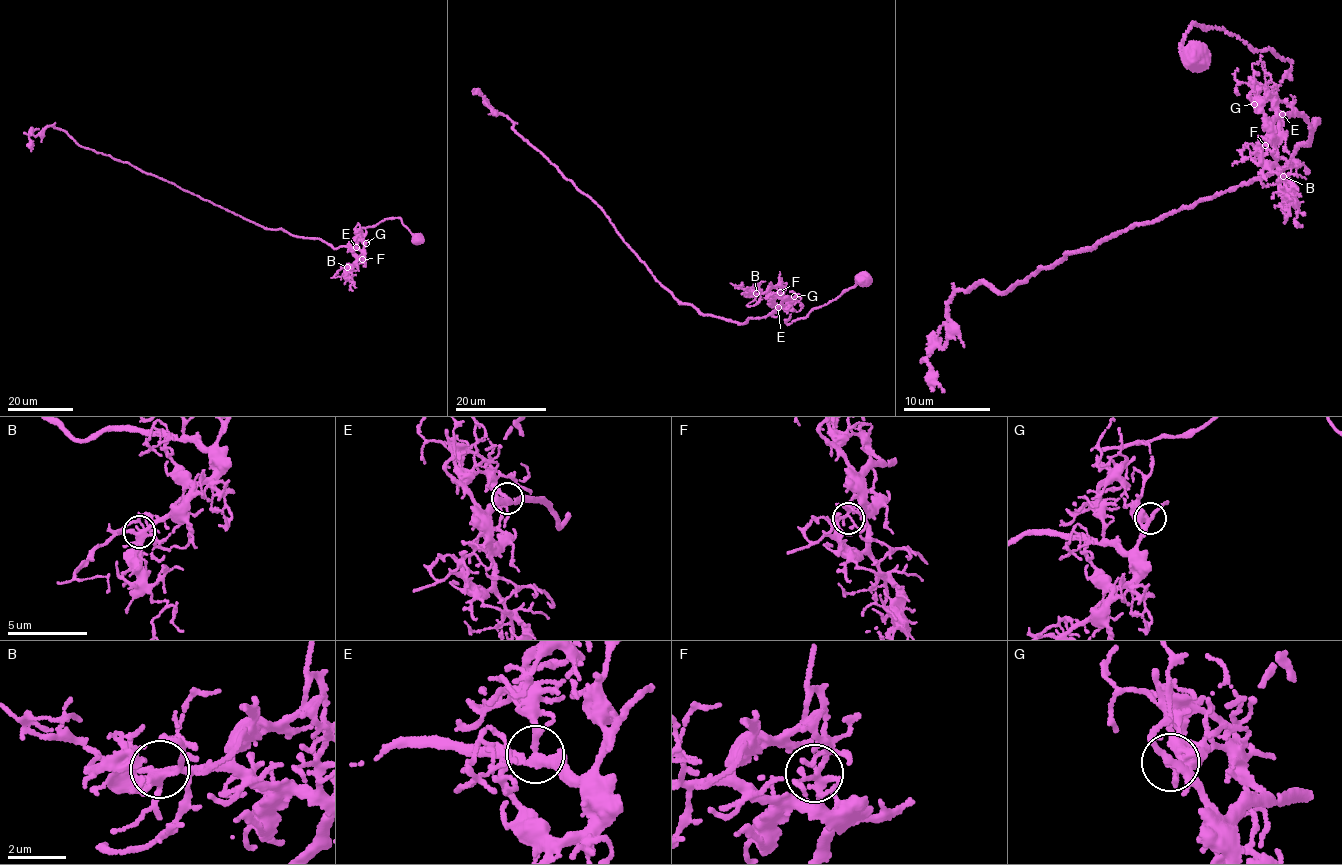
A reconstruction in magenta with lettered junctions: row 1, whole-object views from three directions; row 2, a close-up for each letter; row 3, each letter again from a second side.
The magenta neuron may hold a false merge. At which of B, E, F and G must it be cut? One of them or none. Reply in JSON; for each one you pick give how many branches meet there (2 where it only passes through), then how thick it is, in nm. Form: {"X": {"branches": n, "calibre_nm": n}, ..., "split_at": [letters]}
{"split_at": []}

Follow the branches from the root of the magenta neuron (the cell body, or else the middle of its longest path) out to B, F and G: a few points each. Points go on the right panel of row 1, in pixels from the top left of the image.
B: (1196, 52), (1180, 50), (1193, 24), (1220, 28), (1290, 62), (1275, 95), (1280, 115), (1271, 125), (1283, 176)
F: (1196, 52), (1180, 50), (1193, 24), (1220, 28), (1290, 62), (1275, 95), (1280, 115), (1265, 145)
G: (1196, 52), (1180, 50), (1193, 24), (1220, 28), (1288, 60), (1280, 84), (1266, 84), (1254, 104)

